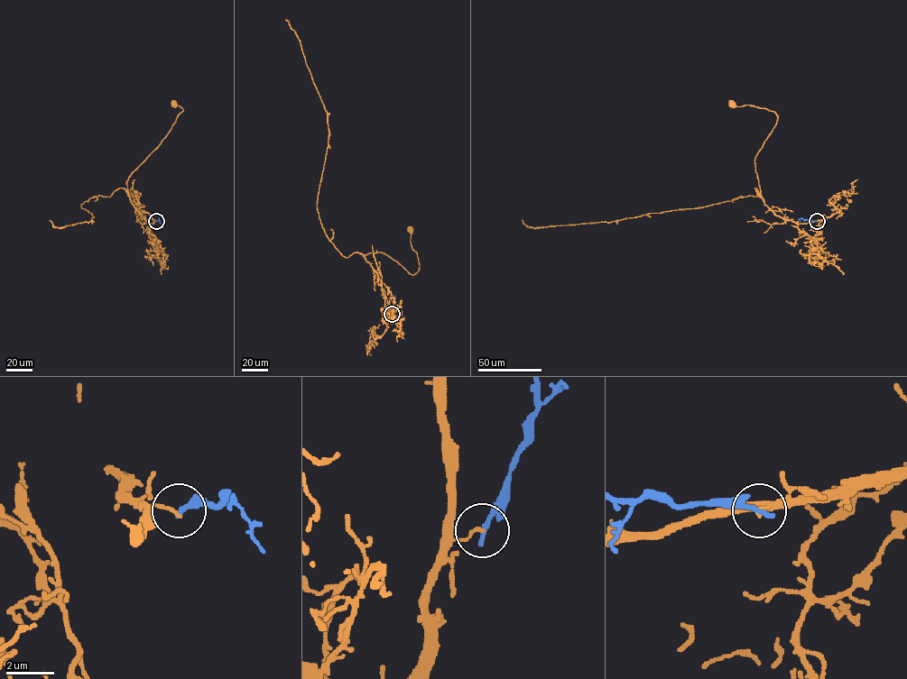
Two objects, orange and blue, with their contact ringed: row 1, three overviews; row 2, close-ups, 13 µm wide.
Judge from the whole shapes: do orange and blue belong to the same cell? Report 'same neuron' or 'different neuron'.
different neuron

